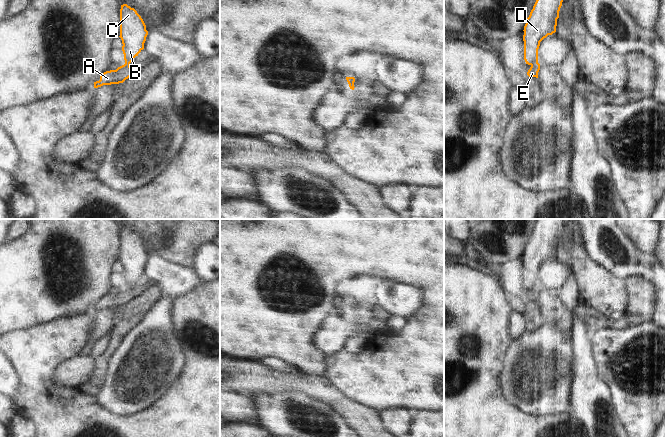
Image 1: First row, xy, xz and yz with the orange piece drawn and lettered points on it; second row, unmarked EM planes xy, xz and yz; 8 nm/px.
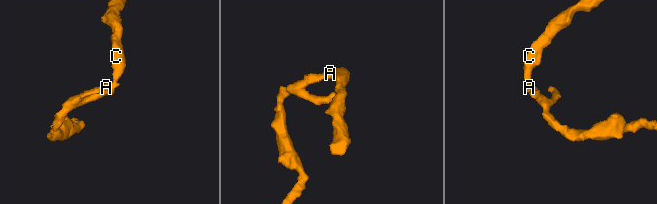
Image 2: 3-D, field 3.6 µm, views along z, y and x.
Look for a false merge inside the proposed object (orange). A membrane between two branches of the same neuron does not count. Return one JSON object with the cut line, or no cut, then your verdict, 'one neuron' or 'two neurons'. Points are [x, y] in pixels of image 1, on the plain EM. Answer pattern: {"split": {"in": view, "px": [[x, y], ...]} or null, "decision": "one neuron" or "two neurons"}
{"split": {"in": "yz", "px": [[537, 286], [531, 289]]}, "decision": "two neurons"}

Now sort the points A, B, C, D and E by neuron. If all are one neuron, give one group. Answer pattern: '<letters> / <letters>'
A E / B C D

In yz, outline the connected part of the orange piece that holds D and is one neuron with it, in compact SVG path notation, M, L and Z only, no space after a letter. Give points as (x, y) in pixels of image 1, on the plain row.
M538 219L524 250L524 284L526 288L538 287L540 266L556 256L562 226L570 219Z

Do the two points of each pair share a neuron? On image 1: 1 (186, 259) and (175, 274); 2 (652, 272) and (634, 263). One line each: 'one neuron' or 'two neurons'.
1: two neurons
2: one neuron

